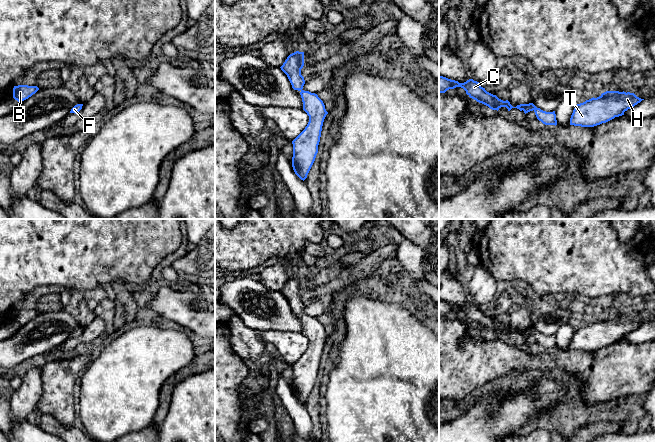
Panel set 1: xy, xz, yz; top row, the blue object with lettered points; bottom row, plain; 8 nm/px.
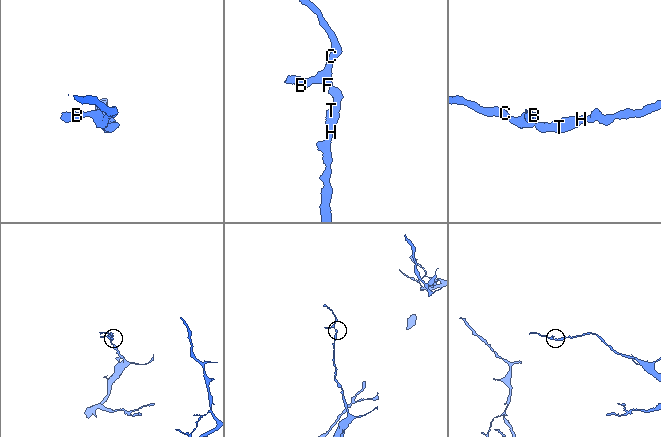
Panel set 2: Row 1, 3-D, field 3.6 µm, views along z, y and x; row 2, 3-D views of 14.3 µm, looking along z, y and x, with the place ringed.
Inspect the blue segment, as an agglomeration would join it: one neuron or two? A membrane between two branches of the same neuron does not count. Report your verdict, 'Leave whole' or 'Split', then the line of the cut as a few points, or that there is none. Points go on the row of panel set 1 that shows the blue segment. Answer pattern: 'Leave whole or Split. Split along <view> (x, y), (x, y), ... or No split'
Leave whole. No split

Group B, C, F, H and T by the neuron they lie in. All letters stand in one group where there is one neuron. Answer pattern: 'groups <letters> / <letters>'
groups B C F H T

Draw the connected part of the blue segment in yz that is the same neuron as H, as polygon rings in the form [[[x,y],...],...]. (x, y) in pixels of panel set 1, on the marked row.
[[[606,91],[597,98],[577,104],[570,118],[570,125],[594,127],[606,123],[634,107],[642,100],[634,93]]]

